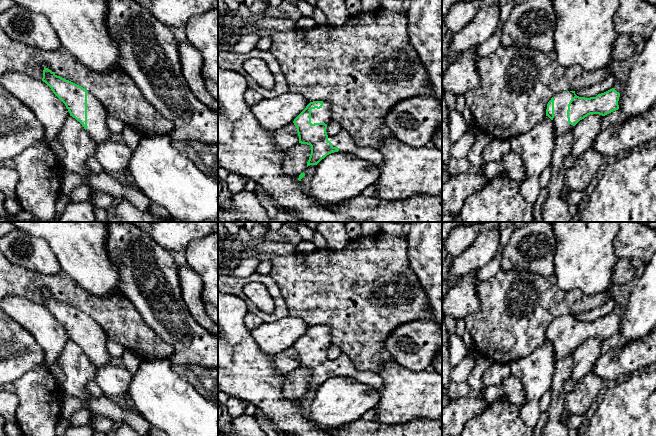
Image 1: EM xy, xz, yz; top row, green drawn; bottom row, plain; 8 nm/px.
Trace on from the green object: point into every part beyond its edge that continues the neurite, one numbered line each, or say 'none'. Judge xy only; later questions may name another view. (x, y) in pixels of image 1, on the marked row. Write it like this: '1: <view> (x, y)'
1: xy (97, 128)

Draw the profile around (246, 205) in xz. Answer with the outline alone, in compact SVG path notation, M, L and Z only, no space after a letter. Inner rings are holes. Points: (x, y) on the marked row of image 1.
M255 191L235 193L231 200L230 209L218 210L218 222L302 222L291 211L282 208L274 218L270 218Z

